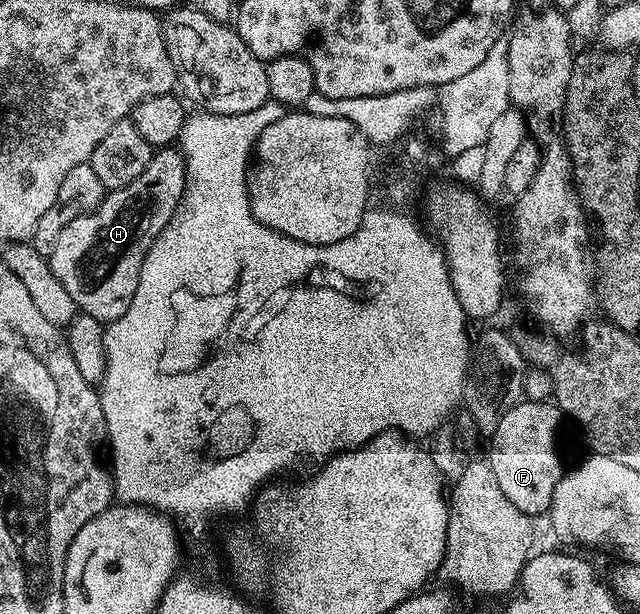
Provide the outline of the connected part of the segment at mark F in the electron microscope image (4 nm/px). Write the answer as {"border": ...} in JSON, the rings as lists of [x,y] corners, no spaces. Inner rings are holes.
{"border":[[[520,401],[516,407],[509,409],[505,417],[501,417],[501,425],[489,437],[491,443],[491,456],[489,462],[493,469],[493,477],[497,477],[497,485],[501,485],[501,493],[521,509],[521,513],[538,517],[539,514],[550,512],[553,493],[559,480],[565,474],[565,466],[555,452],[555,426],[561,420],[561,412],[551,401]]]}

